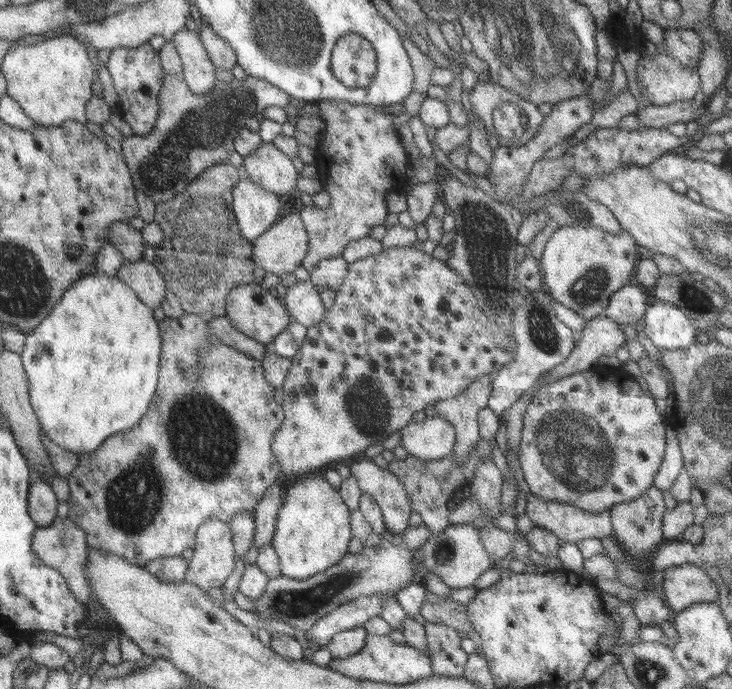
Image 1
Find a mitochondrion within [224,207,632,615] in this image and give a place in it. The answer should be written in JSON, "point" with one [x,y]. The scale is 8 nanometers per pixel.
{"point":[566,441]}

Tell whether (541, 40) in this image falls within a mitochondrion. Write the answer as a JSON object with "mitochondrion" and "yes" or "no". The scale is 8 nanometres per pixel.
{"mitochondrion":"yes"}

